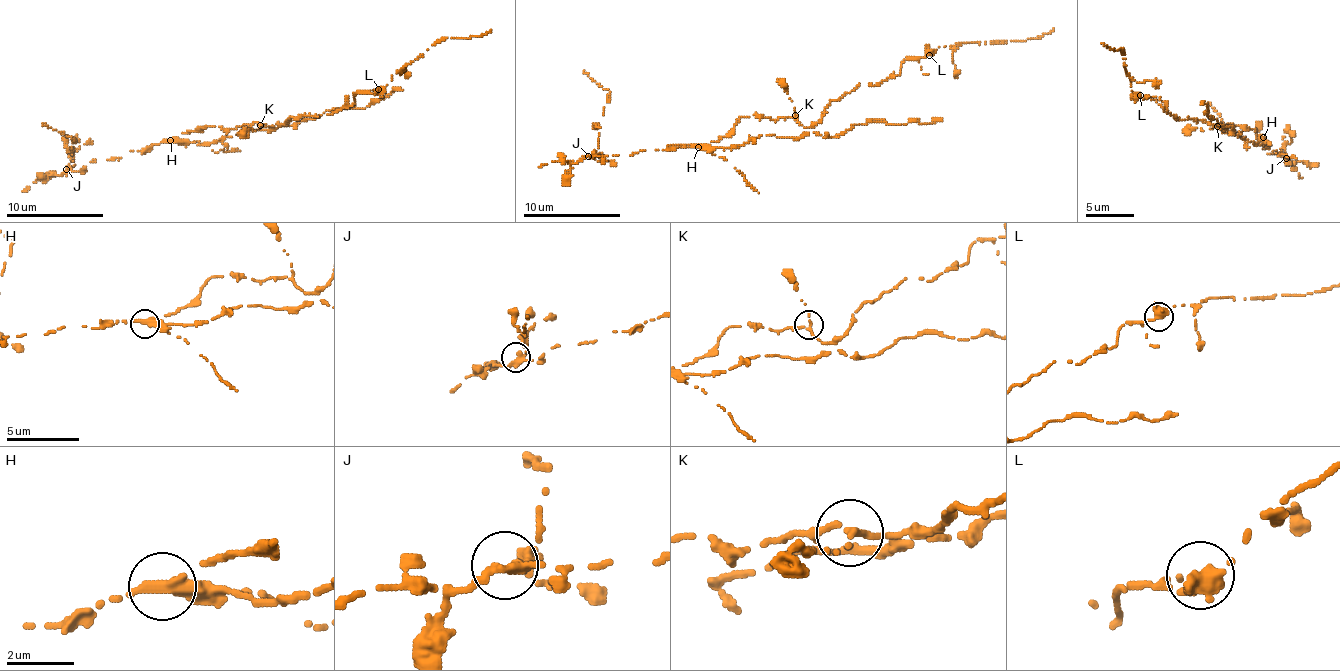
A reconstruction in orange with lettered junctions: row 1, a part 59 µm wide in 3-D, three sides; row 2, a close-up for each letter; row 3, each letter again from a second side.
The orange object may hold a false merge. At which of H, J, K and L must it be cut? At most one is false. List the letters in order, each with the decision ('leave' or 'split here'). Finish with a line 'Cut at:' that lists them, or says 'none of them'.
H: split here
J: leave
K: leave
L: leave
Cut at: H

